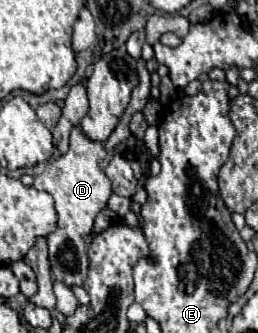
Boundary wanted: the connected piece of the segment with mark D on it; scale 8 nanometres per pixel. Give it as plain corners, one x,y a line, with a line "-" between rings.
75,126
71,130
71,140
69,140
69,152
49,160
41,176
35,176
33,188
49,192
55,198
55,210
59,214
57,230
47,236
49,244
49,262
51,262
51,272
53,276
63,282
65,286
83,286
87,278
87,246
81,240
83,234
91,234
93,220
99,210
107,206
107,200
111,196
111,182
105,174
105,168
109,164
111,156
105,150
105,144
89,140
81,126

